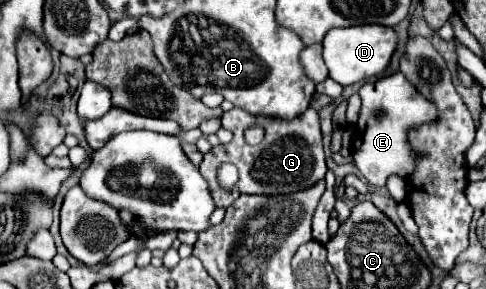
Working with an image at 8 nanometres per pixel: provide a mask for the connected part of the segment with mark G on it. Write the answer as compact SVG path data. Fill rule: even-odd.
M233 108L231 112L225 112L221 116L221 126L233 132L233 140L229 144L217 146L211 152L207 152L199 166L199 172L207 180L217 208L221 208L221 206L229 208L241 194L267 194L267 196L291 194L291 192L307 190L325 178L327 164L325 164L323 144L321 144L319 116L313 108L309 108L307 114L301 114L295 122L279 122L277 118L251 116L239 108ZM255 124L265 130L265 136L257 146L249 146L243 138L243 130L247 130L247 126L255 126ZM221 162L231 162L237 166L237 170L241 170L239 182L229 192L219 188L219 184L215 180L215 172Z

